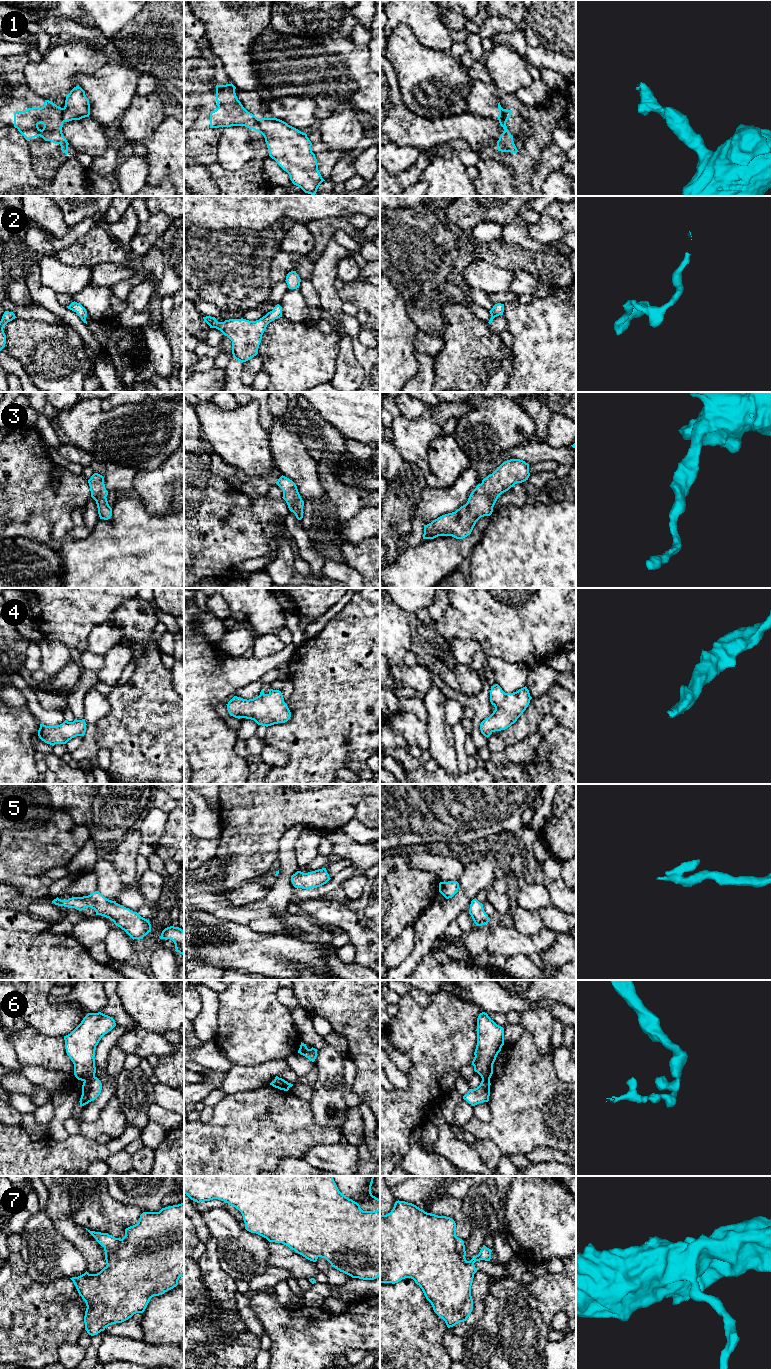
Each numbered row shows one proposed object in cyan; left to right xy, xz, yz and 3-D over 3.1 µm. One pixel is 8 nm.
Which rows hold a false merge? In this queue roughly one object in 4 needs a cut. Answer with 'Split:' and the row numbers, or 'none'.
Split: 1, 6, 7

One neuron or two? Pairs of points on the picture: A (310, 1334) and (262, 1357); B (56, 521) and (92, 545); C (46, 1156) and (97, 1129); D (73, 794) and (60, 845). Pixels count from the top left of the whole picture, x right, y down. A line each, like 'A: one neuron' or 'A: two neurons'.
A: two neurons
B: two neurons
C: two neurons
D: two neurons

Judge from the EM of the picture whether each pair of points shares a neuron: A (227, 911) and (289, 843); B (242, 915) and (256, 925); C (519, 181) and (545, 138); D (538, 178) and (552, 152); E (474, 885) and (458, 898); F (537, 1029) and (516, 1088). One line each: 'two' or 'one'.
A: one
B: one
C: one
D: one
E: one
F: two

